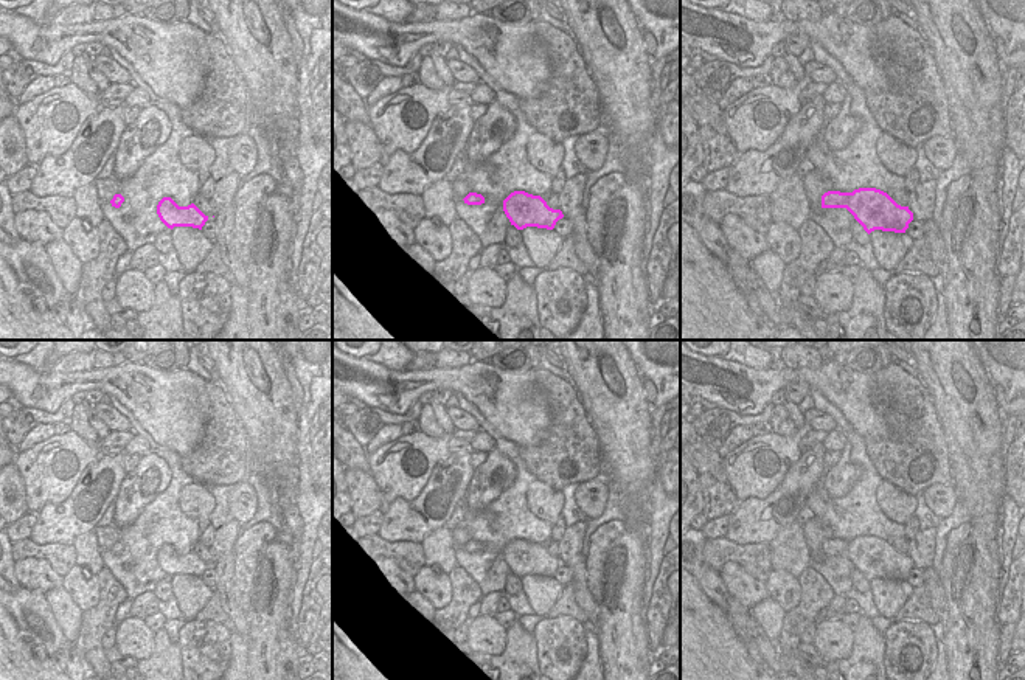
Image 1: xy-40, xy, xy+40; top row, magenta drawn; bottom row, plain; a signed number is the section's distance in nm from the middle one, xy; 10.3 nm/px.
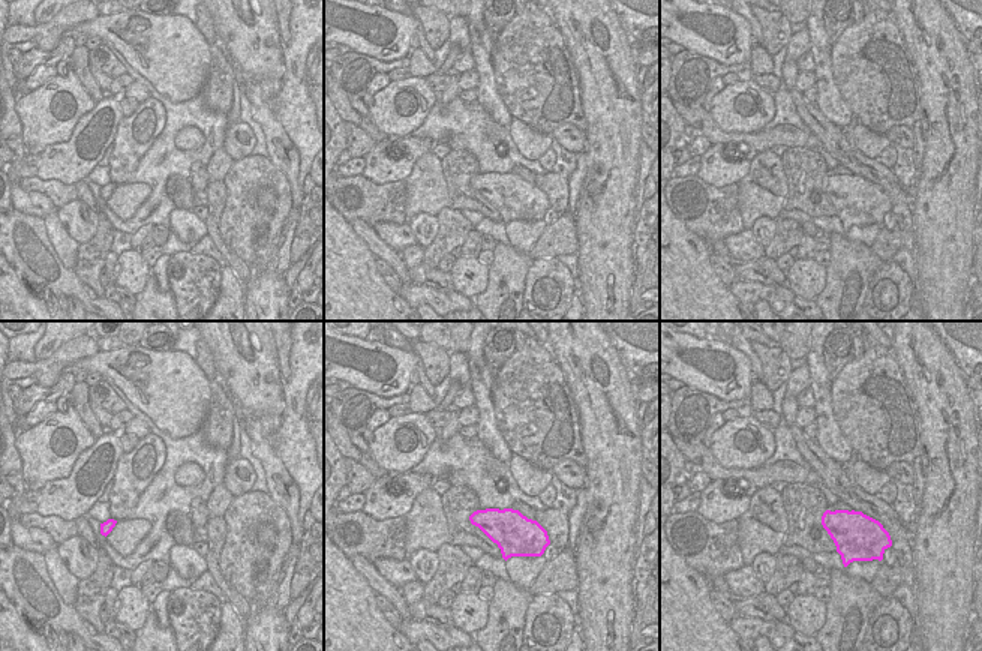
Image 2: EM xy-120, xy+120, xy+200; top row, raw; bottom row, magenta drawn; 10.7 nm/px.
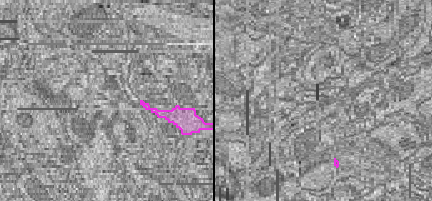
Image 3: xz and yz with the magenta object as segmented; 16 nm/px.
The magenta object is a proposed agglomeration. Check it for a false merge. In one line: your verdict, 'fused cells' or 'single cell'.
single cell

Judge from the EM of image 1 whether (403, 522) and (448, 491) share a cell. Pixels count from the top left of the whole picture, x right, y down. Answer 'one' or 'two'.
one

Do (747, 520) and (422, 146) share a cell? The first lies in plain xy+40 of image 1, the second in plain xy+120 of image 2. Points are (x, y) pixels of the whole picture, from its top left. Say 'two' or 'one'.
one

